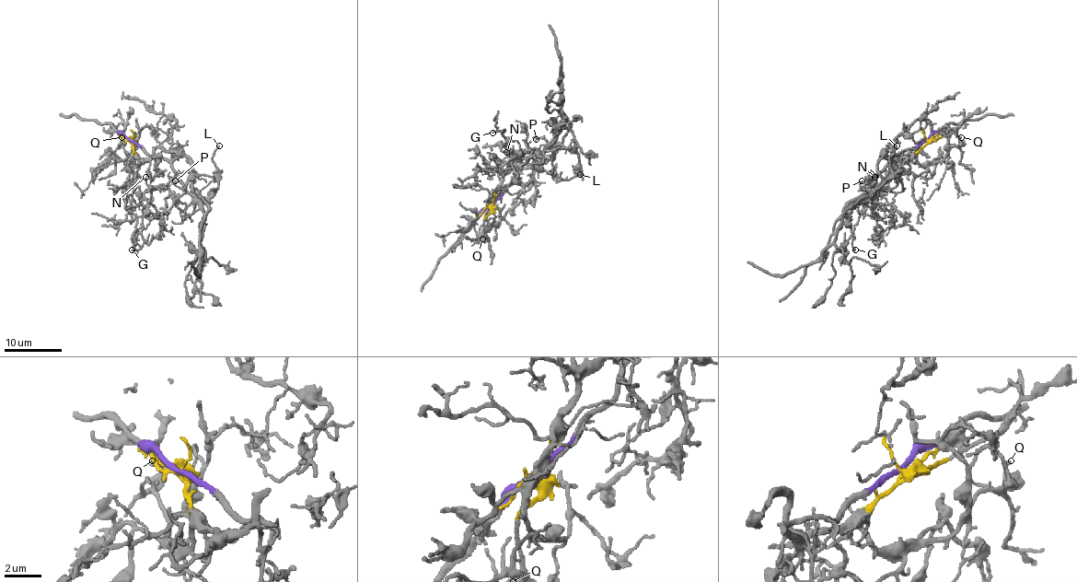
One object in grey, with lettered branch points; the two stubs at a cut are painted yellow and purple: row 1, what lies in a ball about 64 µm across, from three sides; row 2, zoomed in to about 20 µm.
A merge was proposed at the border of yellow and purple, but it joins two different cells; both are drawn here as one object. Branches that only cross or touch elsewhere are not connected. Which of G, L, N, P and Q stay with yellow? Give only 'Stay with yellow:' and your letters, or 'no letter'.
Stay with yellow: G, N, Q

